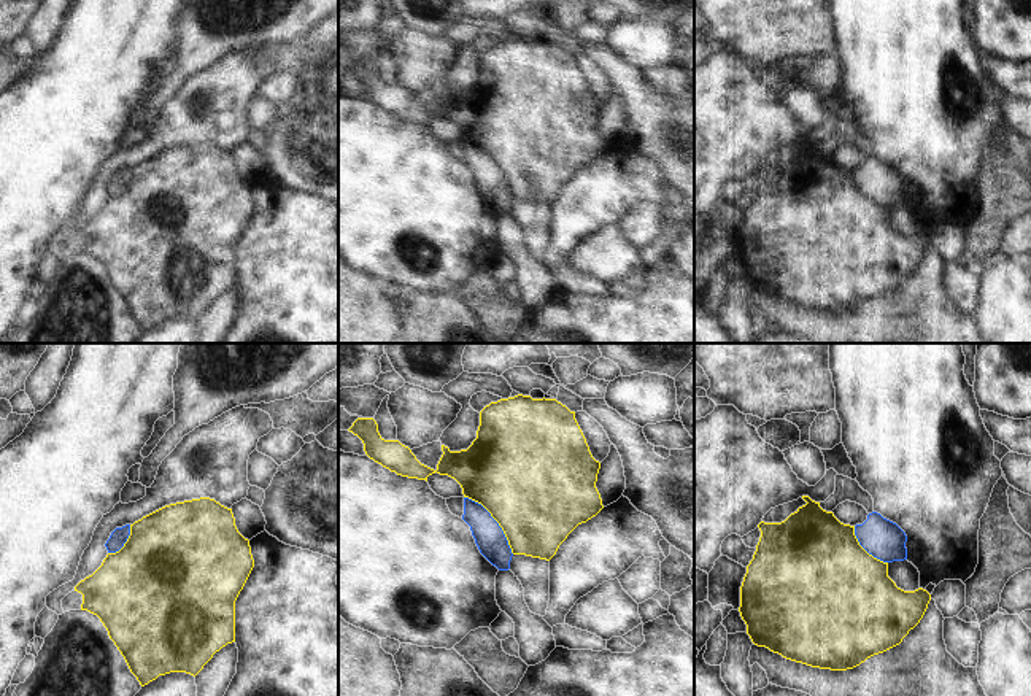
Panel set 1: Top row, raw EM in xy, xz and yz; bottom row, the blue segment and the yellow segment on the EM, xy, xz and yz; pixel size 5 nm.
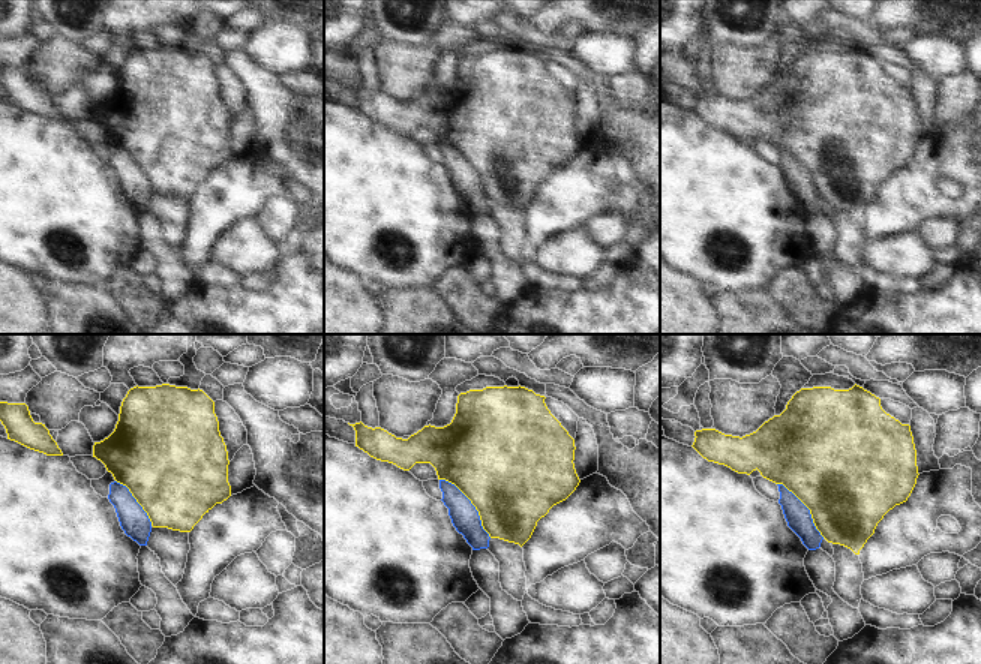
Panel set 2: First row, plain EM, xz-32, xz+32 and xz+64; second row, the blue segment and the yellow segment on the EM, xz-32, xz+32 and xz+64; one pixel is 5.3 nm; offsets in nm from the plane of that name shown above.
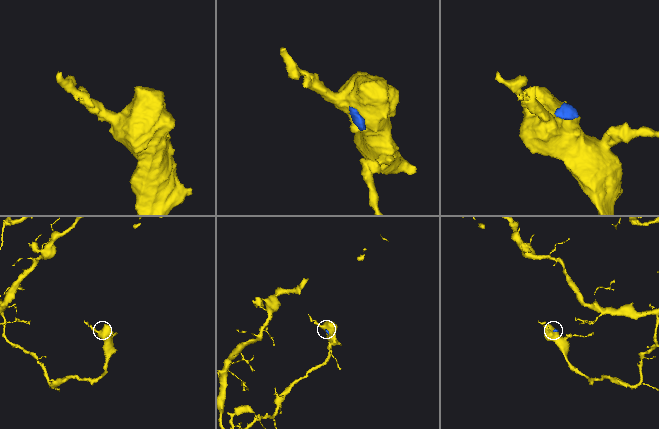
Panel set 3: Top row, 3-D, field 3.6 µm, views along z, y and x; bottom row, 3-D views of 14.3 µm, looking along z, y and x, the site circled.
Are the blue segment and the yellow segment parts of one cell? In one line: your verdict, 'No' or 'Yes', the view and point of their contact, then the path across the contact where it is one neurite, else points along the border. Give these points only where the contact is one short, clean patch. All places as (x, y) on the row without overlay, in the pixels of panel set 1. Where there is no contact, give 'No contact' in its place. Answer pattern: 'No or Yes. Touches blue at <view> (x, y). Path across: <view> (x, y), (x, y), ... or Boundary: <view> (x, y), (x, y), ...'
No. Touches blue at xz (496, 166). Boundary: xz (464, 140), (477, 145), (490, 158), (513, 197).

